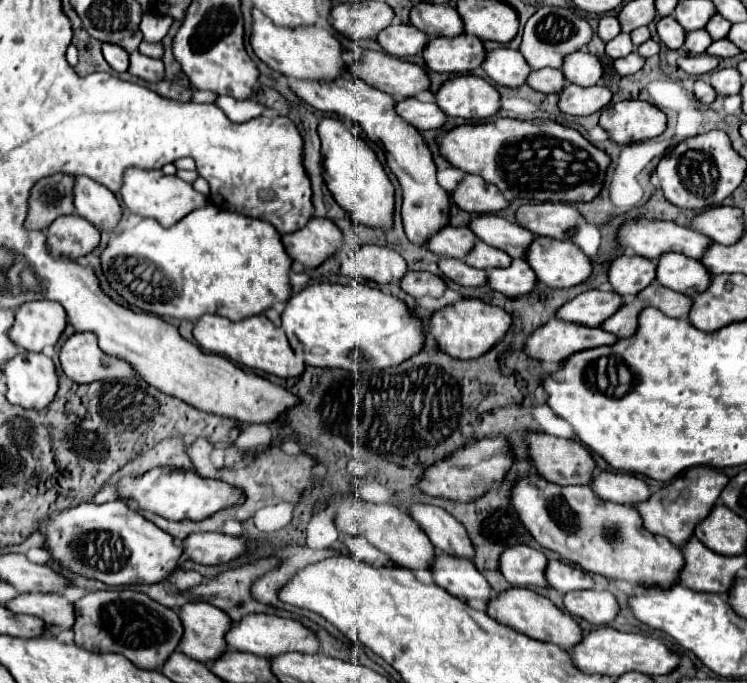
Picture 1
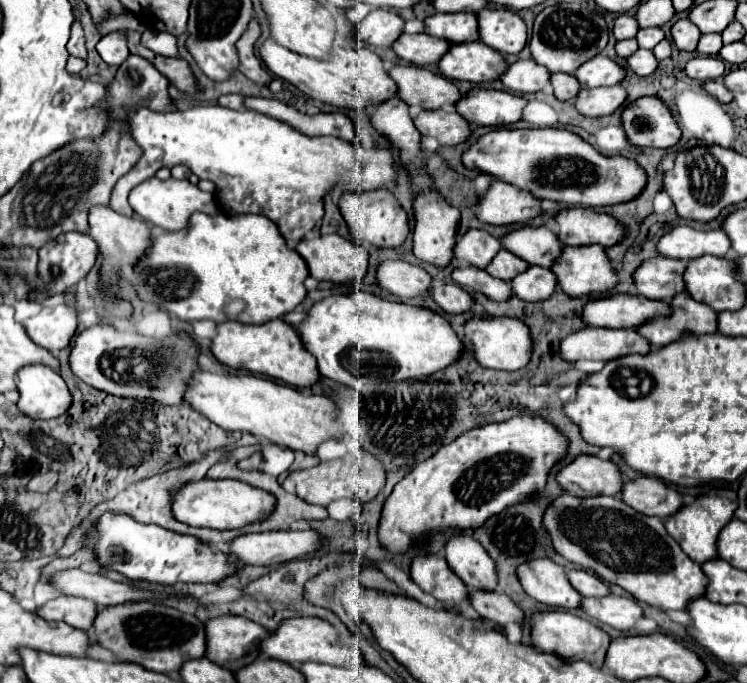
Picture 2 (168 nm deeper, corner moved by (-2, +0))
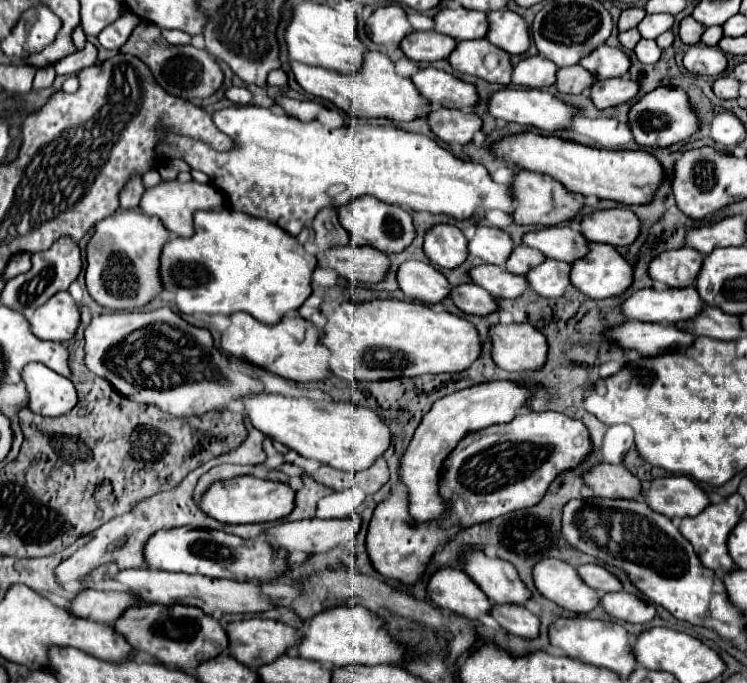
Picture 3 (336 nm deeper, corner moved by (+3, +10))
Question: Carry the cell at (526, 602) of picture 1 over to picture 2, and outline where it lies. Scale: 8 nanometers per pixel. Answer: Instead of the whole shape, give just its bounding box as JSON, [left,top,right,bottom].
[530,612,610,666]

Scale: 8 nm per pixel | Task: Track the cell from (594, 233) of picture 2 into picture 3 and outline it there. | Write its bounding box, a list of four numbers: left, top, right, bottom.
[581,208,641,246]

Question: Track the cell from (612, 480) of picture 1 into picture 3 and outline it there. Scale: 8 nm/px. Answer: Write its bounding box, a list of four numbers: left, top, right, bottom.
[643,476,711,518]

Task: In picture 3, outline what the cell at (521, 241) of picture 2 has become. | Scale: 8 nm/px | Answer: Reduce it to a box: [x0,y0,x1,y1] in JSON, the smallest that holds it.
[523,226,589,264]

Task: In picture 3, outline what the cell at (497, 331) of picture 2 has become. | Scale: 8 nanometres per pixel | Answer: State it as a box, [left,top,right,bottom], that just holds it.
[491,324,547,372]

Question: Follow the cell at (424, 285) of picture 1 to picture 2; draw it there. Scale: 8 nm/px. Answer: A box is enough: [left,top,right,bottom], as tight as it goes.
[428,284,474,314]

